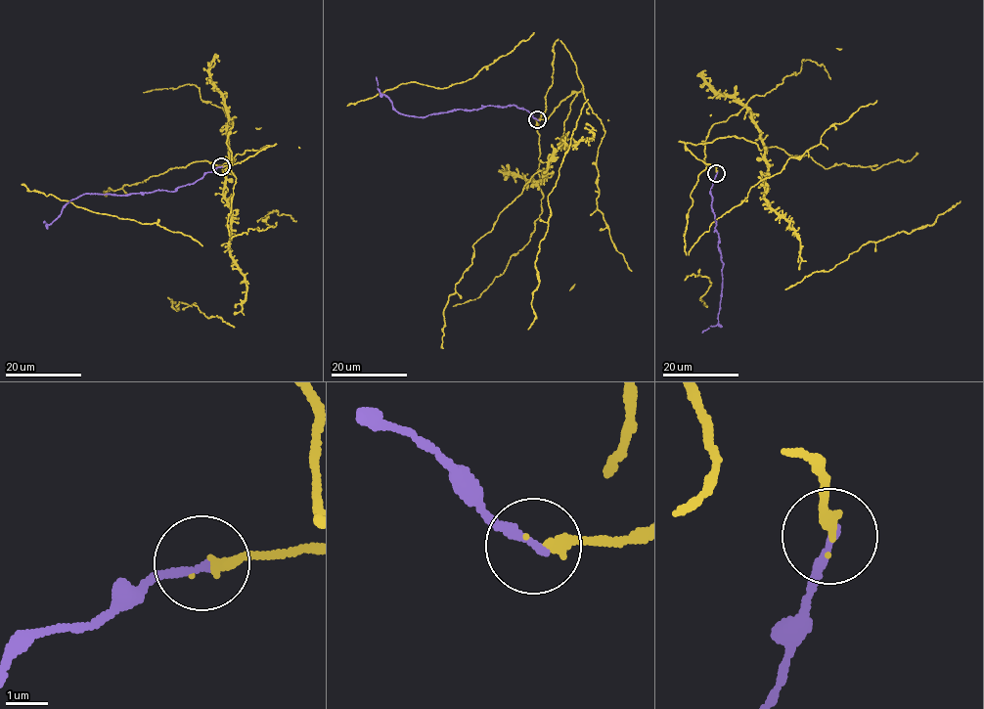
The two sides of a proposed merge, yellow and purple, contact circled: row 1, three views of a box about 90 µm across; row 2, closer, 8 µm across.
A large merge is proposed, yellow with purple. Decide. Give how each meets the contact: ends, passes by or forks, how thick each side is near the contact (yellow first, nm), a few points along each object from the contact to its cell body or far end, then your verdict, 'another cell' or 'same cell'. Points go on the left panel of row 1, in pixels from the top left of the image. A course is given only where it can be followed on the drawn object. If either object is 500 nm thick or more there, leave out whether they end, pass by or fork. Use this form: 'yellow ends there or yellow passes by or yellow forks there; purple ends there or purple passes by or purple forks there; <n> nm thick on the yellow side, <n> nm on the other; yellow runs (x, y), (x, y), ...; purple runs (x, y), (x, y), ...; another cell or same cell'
yellow ends there; purple ends there; 240 nm thick on the yellow side, 200 nm on the other; yellow runs (222, 166), (268, 146), (227, 164), (230, 118), (229, 237), (275, 227), (265, 216), (275, 210), (296, 220); purple runs (221, 165), (173, 192), (81, 195), (66, 204), (60, 216), (47, 224), (43, 222); same cell

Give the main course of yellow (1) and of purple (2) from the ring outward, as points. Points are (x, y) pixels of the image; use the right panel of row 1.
1: (716, 172), (686, 144), (733, 136), (762, 144), (745, 105), (706, 138), (686, 255), (756, 184), (876, 100)
2: (716, 172), (709, 193), (714, 229), (719, 239), (718, 249), (723, 265), (722, 282), (717, 324), (702, 332)

